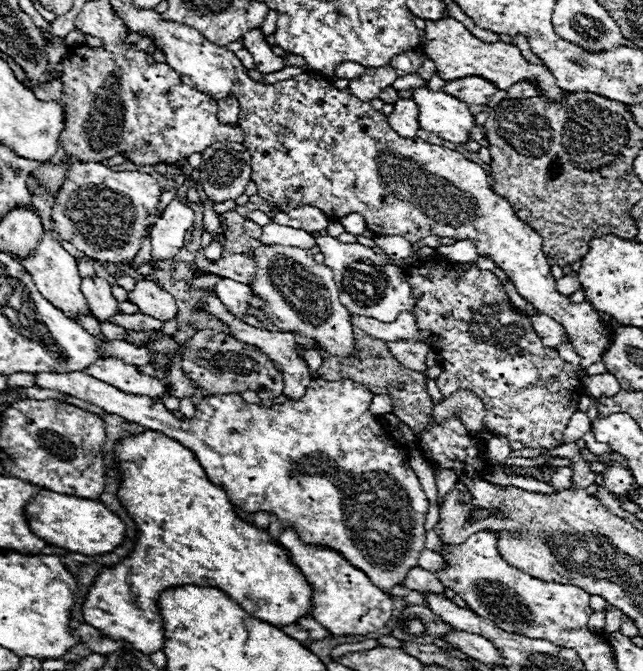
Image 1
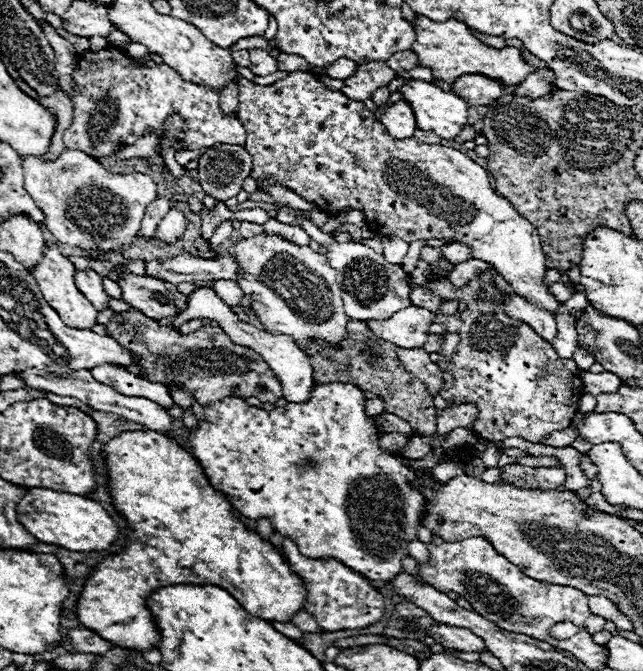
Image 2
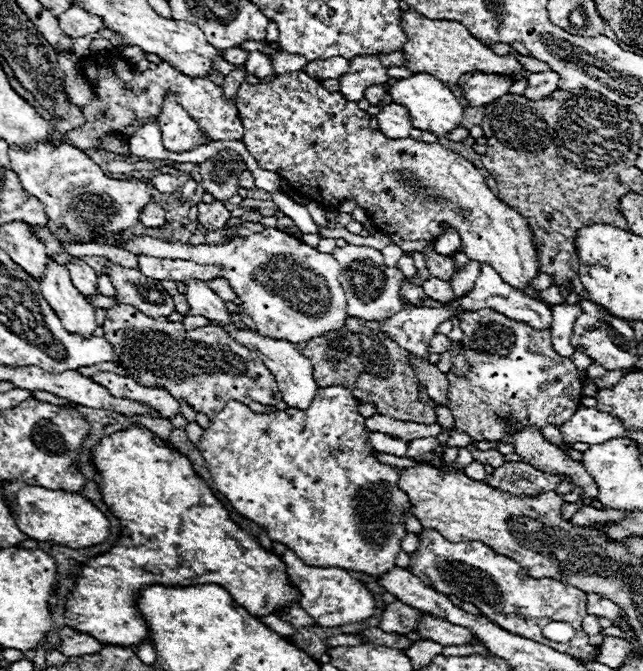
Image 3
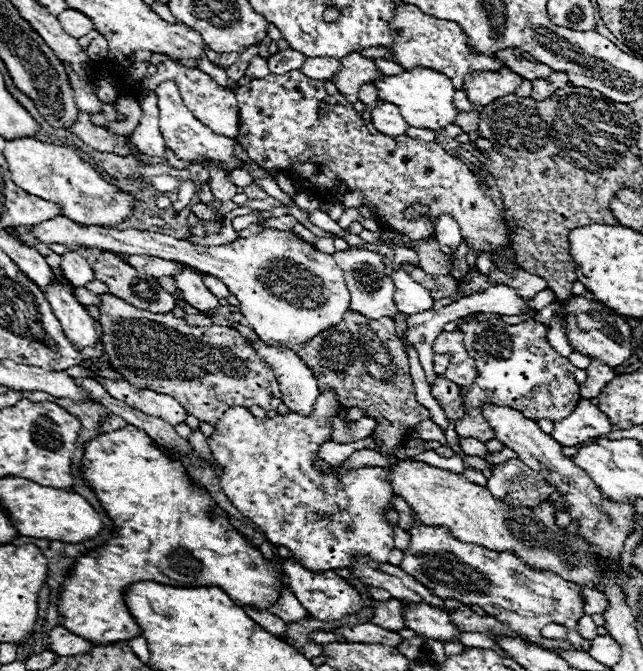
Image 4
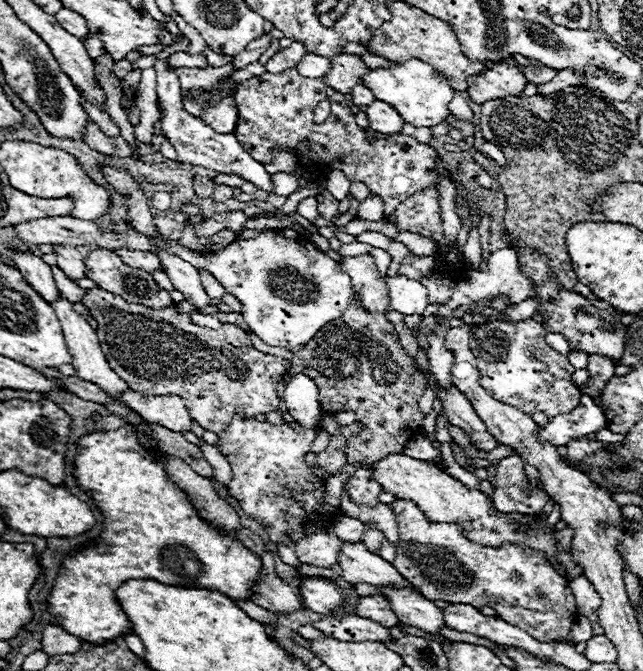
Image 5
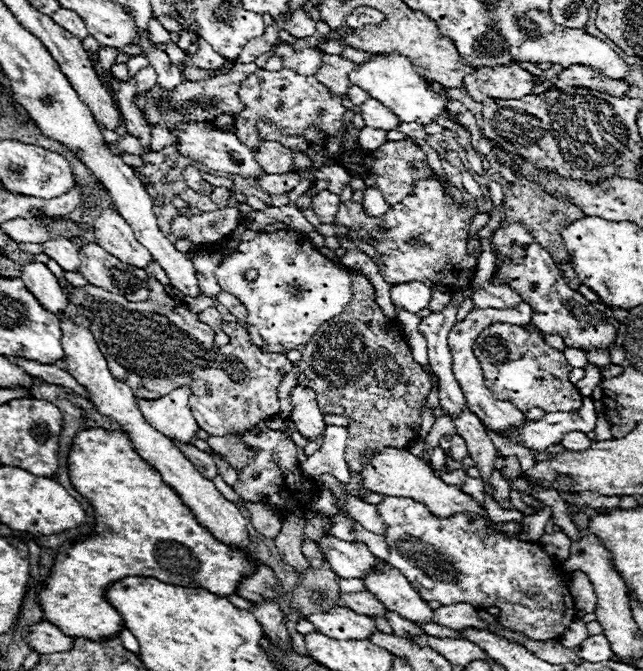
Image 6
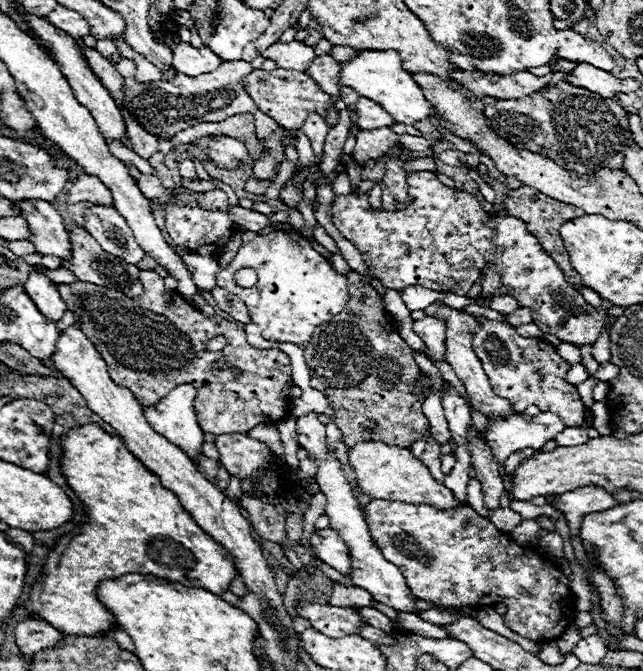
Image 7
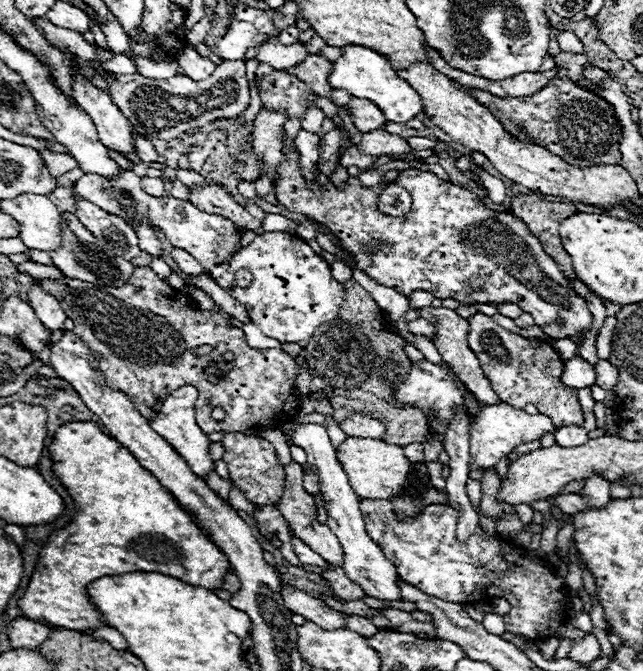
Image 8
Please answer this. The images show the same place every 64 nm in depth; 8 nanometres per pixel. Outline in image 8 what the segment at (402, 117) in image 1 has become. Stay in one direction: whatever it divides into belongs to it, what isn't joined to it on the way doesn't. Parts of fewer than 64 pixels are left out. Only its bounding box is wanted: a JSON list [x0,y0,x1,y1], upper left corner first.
[346,98,388,134]

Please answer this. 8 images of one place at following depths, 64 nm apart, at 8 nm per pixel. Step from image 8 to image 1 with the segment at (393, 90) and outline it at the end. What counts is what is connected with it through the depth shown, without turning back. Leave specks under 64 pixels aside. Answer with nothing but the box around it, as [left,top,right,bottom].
[412,88,476,144]

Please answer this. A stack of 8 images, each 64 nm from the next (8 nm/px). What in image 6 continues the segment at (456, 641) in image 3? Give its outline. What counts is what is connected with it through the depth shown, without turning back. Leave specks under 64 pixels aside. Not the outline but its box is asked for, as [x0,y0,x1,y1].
[362,564,434,624]

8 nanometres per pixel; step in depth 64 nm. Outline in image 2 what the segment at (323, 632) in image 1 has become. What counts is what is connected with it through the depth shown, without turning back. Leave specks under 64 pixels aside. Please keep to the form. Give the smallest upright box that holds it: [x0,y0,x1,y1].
[292,612,322,634]

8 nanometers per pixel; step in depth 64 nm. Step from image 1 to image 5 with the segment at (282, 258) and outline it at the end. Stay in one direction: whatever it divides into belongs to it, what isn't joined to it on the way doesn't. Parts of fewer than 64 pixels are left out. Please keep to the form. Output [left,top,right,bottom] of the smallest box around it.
[14,216,352,350]

